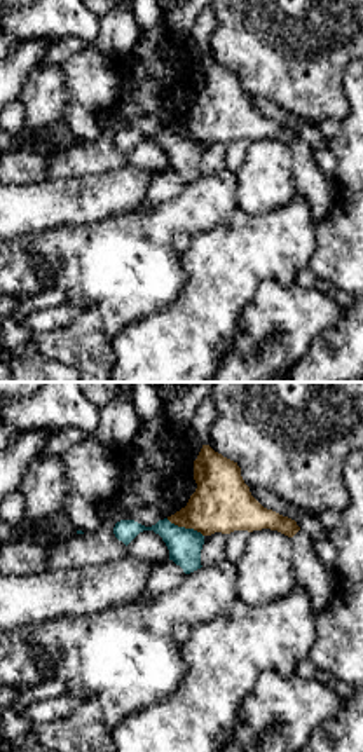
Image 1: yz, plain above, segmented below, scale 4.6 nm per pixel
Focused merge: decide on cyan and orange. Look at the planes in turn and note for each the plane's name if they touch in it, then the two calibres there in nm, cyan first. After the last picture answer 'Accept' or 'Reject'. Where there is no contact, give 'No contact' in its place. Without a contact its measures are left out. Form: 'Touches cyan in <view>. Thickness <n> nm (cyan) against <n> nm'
Touches cyan in yz. Thickness 150 nm (cyan) against 280 nm

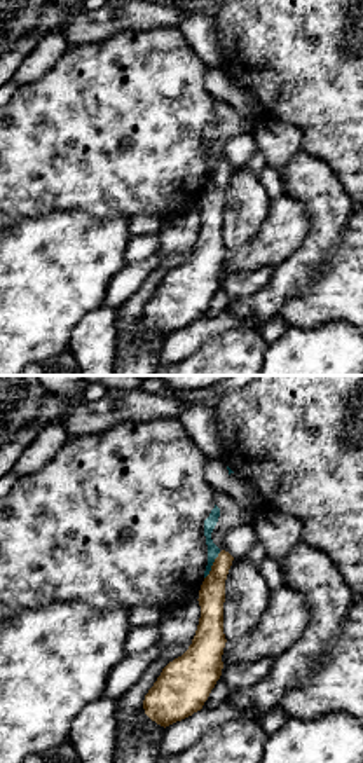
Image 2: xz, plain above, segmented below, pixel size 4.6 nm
Touches cyan in xz. Thickness 60 nm (cyan) against 130 nm

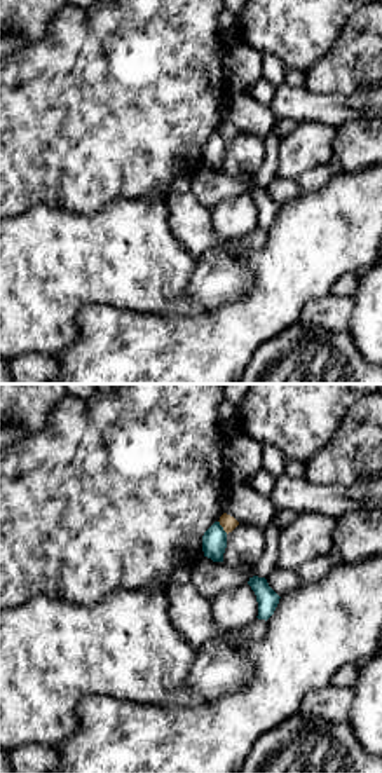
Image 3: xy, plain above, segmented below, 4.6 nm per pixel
Touches cyan in xy. Thickness 110 nm (cyan) against 70 nm

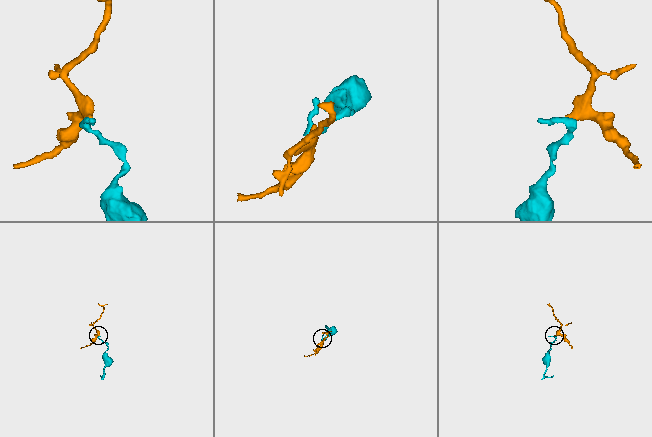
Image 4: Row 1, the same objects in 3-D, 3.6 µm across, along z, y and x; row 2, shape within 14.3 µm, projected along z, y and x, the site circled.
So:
Reject

